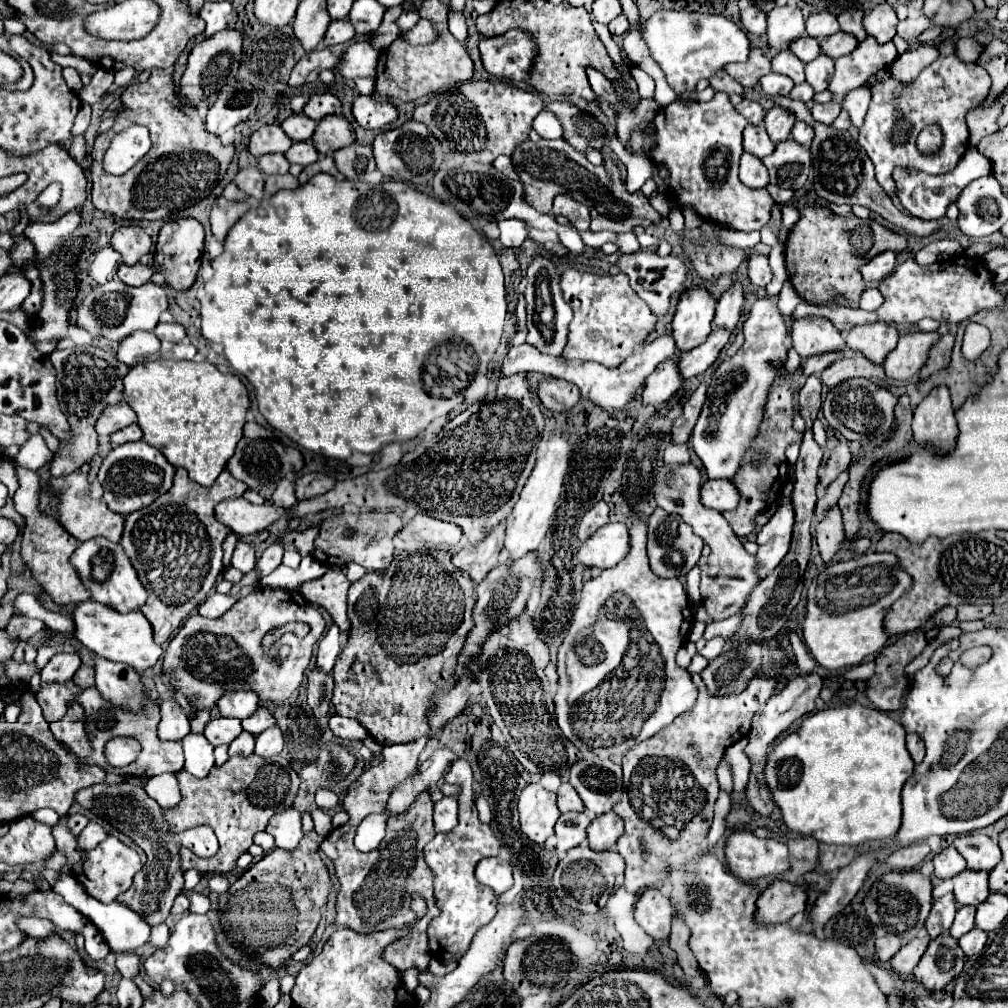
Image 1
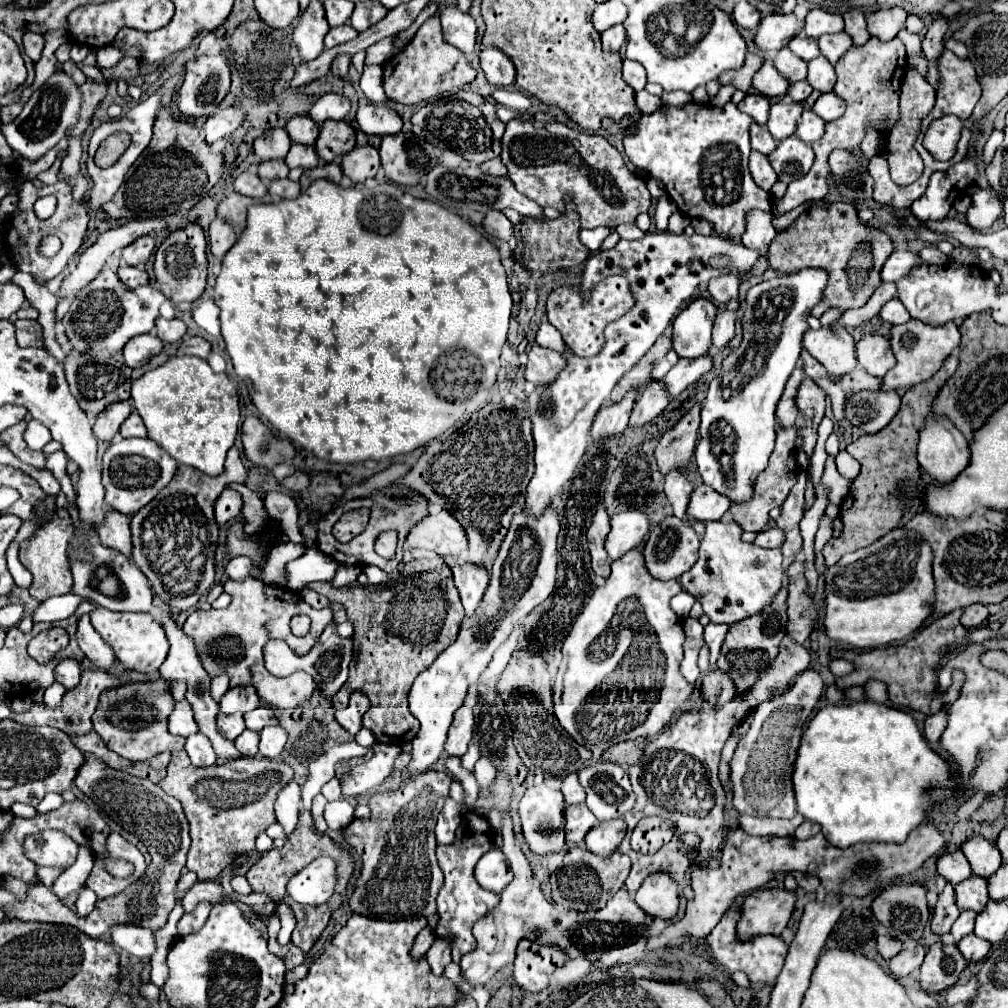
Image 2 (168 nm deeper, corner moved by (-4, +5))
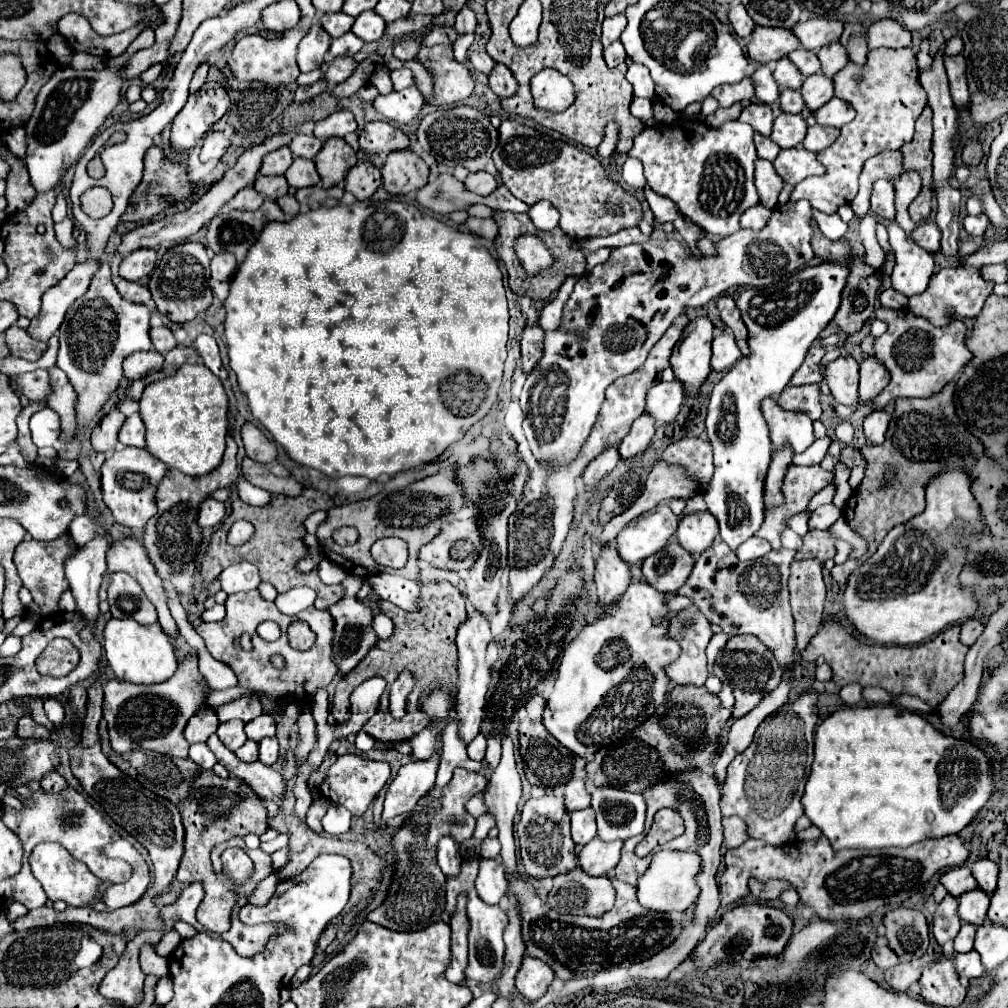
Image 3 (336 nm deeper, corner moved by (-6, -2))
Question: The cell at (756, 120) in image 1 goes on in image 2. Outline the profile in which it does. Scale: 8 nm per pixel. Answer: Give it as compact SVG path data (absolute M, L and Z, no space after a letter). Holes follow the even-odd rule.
M748 94L738 108L742 112L746 112L748 116L752 116L760 126L764 126L768 122L768 110L770 110L770 100L762 94Z

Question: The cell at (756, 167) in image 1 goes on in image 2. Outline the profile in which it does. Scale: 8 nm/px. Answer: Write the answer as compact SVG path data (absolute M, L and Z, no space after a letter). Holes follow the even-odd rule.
M752 152L752 154L750 154L750 172L752 172L754 182L756 182L762 190L766 190L766 192L770 192L770 188L772 188L774 182L778 180L774 168L772 168L770 162L768 162L768 158L766 158L764 154L758 154L758 152Z

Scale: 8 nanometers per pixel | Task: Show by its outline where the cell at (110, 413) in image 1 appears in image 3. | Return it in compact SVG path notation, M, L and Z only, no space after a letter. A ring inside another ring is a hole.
M114 409L96 425L96 429L92 433L92 439L90 439L94 451L110 453L110 451L116 449L118 433L120 433L120 427L124 425L124 419L126 419L126 415L120 413L118 409Z

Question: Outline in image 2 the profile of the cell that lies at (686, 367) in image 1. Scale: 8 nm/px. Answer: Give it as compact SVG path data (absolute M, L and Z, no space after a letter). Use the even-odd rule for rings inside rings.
M700 356L698 360L678 360L678 364L662 378L662 384L670 398L680 396L690 384L694 384L702 374L712 370L712 356Z

